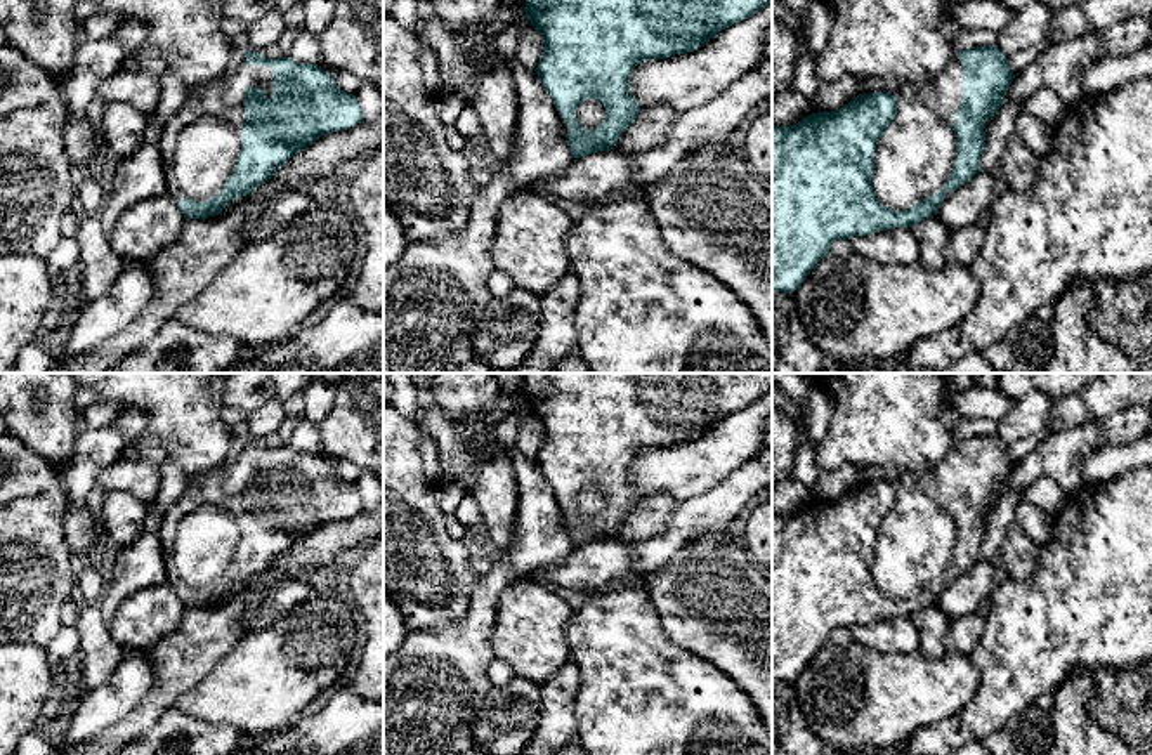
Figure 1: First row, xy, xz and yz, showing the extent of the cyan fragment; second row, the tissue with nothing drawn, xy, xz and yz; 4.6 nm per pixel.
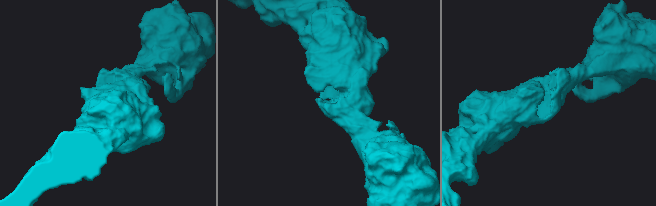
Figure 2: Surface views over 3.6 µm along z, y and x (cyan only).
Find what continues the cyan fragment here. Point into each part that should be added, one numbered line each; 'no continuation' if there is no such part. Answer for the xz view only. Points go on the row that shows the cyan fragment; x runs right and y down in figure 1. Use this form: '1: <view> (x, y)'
no continuation

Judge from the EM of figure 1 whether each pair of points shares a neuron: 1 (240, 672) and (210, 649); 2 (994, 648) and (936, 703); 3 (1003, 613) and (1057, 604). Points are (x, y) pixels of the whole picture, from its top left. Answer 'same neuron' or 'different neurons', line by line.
1: different neurons
2: different neurons
3: same neuron

